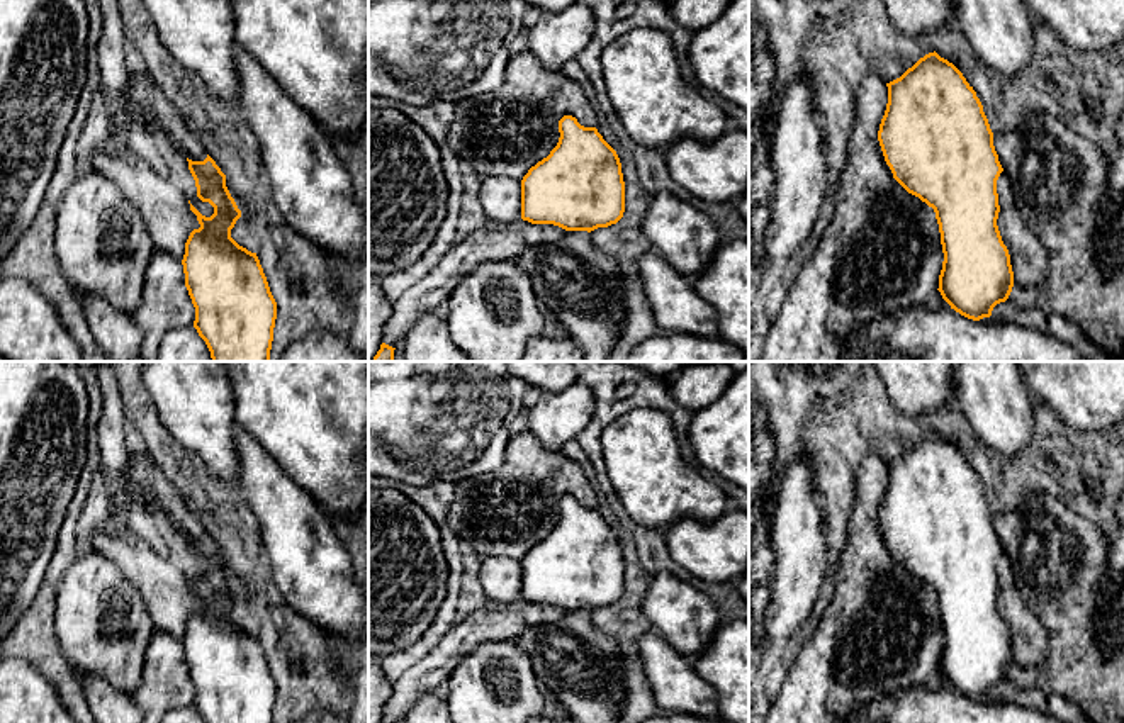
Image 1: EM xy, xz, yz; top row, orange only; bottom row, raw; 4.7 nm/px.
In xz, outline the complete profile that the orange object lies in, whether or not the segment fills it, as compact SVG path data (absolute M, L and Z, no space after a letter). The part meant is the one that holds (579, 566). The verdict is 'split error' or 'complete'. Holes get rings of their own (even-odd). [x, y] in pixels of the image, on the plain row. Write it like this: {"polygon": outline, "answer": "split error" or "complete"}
{"polygon": "M572 496L559 501L559 513L557 526L521 560L521 599L587 613L616 604L625 592L616 531Z", "answer": "complete"}

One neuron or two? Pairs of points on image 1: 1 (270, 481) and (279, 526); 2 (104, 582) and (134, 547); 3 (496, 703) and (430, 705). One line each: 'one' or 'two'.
1: one
2: two
3: one

